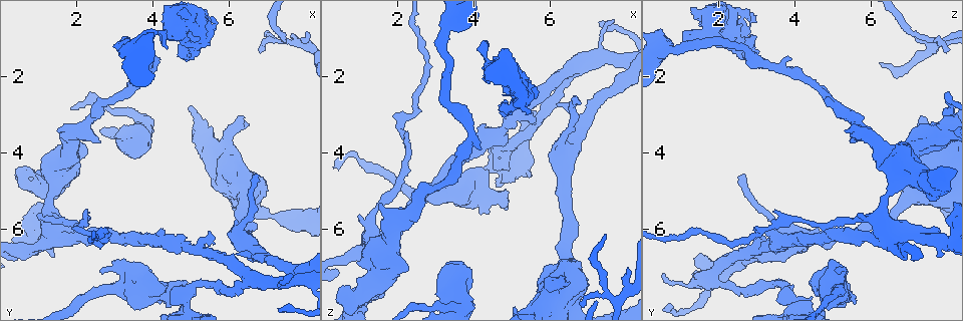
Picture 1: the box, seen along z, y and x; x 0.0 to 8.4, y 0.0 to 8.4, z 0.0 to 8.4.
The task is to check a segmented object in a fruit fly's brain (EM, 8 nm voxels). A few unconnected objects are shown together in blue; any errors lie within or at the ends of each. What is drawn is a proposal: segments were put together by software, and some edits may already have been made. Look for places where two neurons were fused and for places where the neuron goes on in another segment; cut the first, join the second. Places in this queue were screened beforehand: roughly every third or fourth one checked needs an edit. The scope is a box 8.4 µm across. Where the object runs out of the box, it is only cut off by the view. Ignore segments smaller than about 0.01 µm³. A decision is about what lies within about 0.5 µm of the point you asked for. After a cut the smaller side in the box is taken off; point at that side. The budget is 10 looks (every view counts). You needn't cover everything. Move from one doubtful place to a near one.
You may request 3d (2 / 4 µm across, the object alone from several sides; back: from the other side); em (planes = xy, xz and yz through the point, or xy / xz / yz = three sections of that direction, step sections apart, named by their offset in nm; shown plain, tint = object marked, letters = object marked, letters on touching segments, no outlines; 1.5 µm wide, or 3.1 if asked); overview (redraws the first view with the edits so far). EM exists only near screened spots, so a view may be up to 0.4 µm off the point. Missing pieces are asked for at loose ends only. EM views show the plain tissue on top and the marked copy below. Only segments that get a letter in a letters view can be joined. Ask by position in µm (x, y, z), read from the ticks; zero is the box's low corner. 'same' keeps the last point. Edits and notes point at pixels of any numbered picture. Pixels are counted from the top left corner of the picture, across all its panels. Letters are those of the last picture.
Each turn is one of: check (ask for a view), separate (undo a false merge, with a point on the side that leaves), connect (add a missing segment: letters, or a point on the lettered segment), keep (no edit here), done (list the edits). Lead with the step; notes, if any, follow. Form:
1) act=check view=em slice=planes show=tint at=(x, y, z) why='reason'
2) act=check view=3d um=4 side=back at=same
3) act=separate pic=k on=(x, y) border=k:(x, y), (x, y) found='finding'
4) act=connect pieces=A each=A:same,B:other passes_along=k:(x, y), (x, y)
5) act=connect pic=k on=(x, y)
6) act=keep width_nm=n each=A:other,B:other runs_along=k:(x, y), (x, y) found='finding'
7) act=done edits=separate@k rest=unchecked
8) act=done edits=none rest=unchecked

act=check view=em slice=planes show=letters at=(4.25, 1.60, 3.85) why='branch stops here'

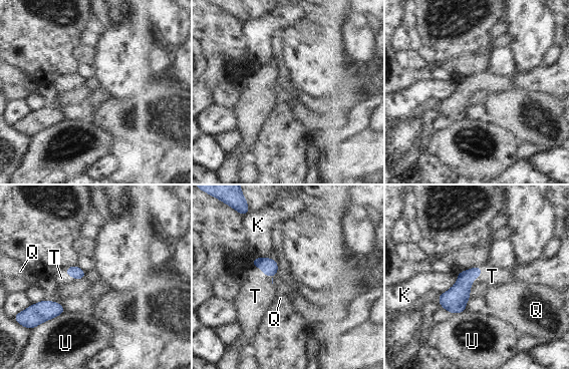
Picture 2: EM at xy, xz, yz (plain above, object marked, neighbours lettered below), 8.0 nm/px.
act=connect pieces=T each=K:other,Q:other,T:same,U:other passes_along=2:(268, 266), (266, 275), (255, 296) found='the neuron continues'

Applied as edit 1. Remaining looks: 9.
act=check view=3d um=4 at=(4.45, 0.95, 2.10) why='branch stops here'

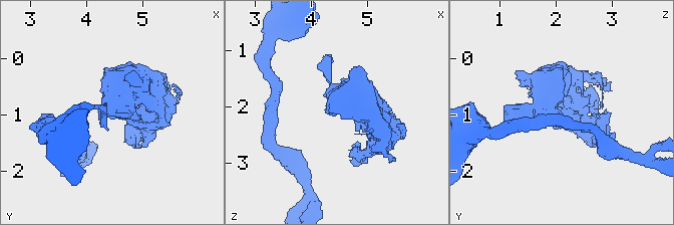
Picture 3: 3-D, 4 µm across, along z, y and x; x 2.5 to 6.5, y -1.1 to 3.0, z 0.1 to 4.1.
act=check view=em slice=planes show=letters at=(4.50, 1.00, 2.15) why='now the EM'

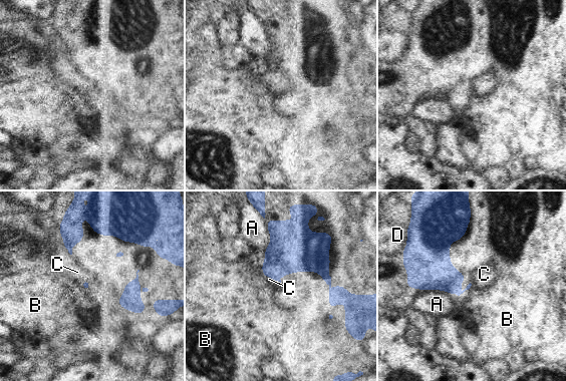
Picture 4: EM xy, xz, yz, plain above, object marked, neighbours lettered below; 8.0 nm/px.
act=keep each=A:other,B:other,C:other,D:other border=4:(81, 281), (83, 288), (90, 289) found='no lettered segment goes on from it'

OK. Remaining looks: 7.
act=check view=3d um=4 at=(7.55, 1.05, 7.75) why='thin neck'

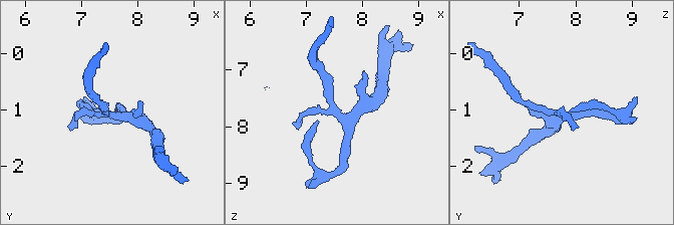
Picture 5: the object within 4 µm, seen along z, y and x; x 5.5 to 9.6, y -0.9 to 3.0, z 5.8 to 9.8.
act=check view=em slice=planes show=letters at=(7.55, 1.05, 7.75)

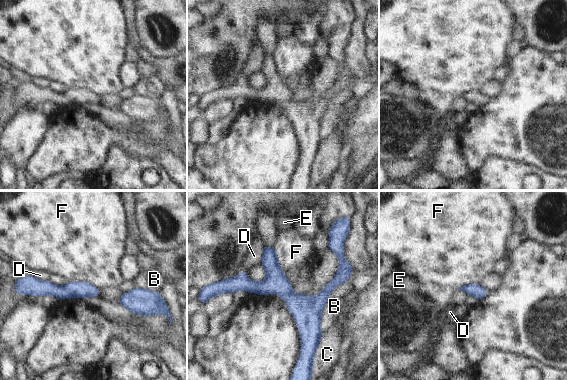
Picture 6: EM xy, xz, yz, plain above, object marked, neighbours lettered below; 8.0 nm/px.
act=keep width_nm=110 each=B:other,C:other,D:other,E:other,F:other found='all the same neuron'

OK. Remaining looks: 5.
act=check view=3d um=2 at=(3.20, 7.10, 5.15) why='sudden change in width'

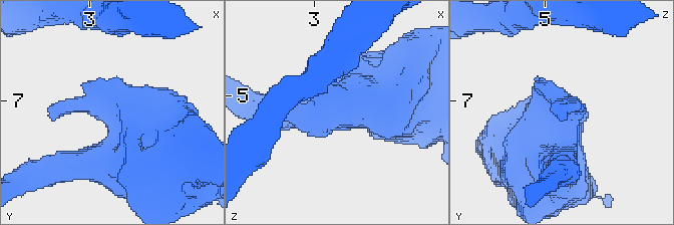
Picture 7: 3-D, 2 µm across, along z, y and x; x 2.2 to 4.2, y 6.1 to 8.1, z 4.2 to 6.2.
act=check view=em slice=xy step=8 show=tint at=(3.20, 7.02, 5.12) why='need the tissue'

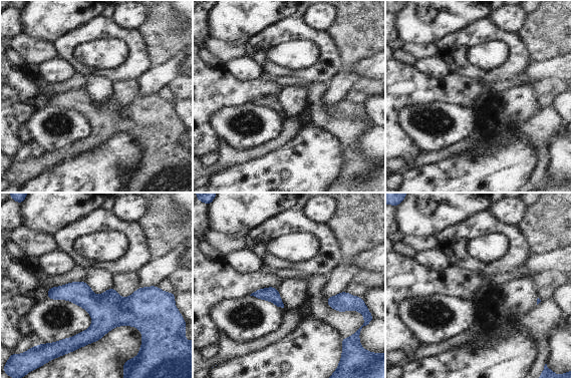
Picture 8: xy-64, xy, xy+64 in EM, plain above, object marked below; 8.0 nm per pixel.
act=check view=em slice=xy step=8 show=letters at=same why='see the neighbours'

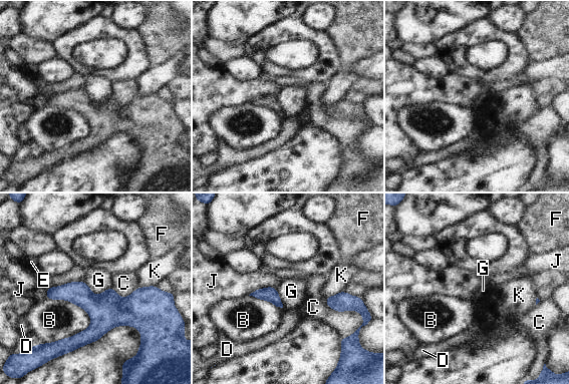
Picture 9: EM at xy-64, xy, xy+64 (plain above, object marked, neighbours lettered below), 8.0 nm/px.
act=keep width_nm=80 each=B:other,C:other,D:other,E:other,F:other,G:other,J:other,K:other border=9:(83, 281), (96, 296), (111, 286) found='continuous, no second neuron'

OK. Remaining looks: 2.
act=done edits=connect@2 rest=unchecked

